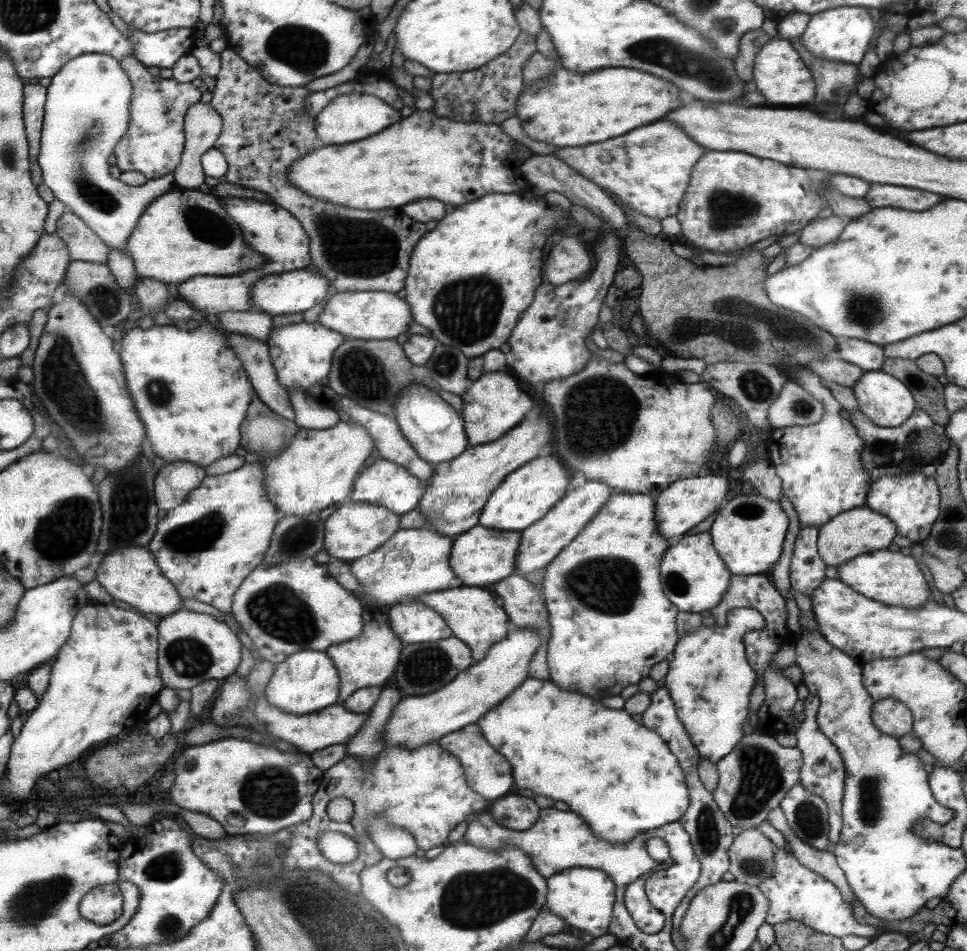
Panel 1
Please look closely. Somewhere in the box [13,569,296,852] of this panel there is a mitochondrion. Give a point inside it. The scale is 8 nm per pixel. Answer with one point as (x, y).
(190, 659)

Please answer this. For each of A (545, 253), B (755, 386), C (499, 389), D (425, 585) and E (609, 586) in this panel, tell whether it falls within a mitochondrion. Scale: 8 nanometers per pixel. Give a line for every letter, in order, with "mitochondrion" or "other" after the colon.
A: other
B: mitochondrion
C: other
D: other
E: mitochondrion

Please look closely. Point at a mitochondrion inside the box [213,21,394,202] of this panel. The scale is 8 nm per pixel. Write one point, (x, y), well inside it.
(305, 50)

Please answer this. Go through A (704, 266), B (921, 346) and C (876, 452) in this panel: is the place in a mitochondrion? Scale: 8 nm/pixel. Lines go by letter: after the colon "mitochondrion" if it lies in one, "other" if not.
A: other
B: other
C: mitochondrion

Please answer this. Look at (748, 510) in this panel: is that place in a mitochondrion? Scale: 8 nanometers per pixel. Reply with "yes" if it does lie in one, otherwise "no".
yes

